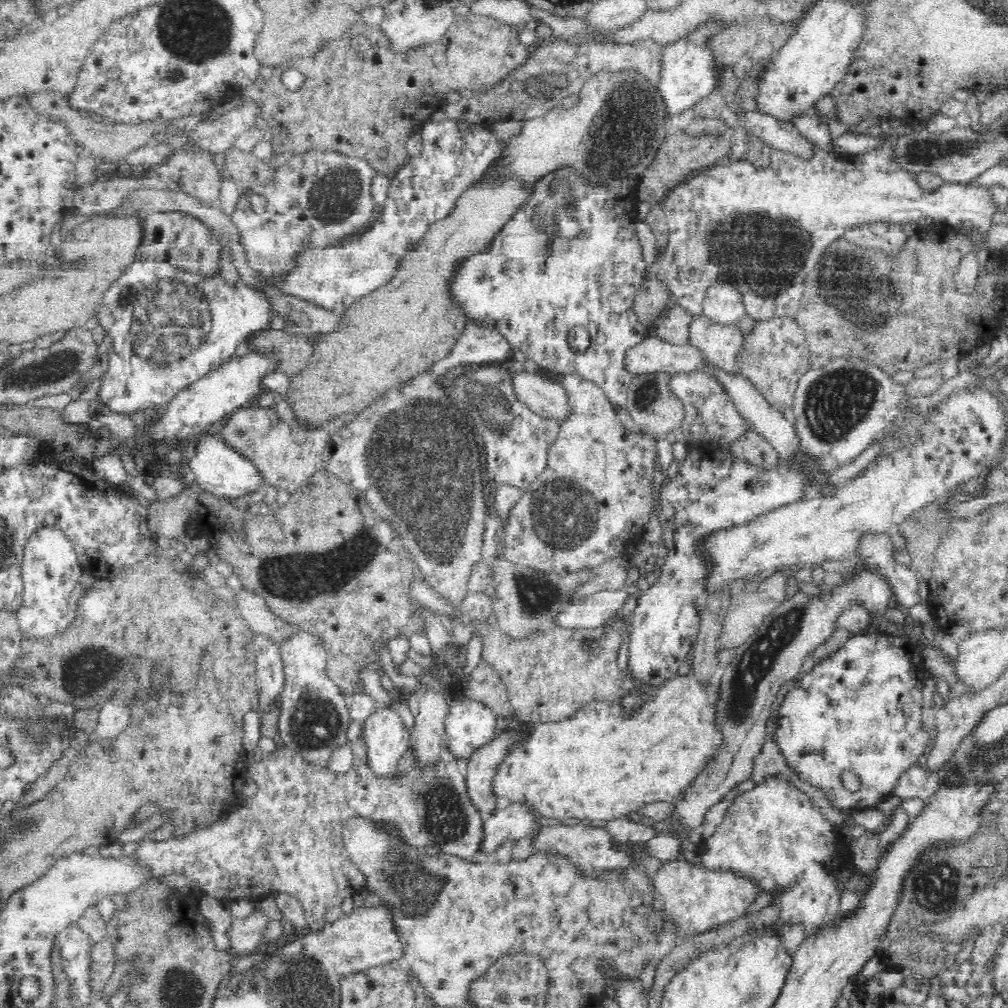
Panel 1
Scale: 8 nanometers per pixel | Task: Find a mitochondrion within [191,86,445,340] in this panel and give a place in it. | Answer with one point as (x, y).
(330, 196)

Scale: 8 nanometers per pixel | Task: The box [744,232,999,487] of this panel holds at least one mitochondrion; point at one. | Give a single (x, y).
(834, 401)

